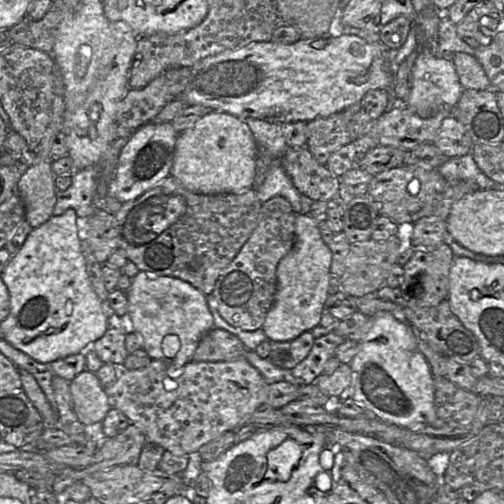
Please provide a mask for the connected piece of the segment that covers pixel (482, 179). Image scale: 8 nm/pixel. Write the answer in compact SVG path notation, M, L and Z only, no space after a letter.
M472 153L449 158L437 168L447 181L471 180L479 189L503 189L501 185L487 177L477 166Z

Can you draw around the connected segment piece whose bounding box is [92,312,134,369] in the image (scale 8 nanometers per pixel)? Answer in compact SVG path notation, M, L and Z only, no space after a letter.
M113 312L108 317L105 334L93 343L92 350L103 363L110 363L121 369L129 355L125 346L125 338L127 333L132 331L134 330L128 322Z

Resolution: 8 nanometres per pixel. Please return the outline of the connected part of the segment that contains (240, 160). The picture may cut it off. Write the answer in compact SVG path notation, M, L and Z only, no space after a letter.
M212 111L179 133L170 174L195 194L239 193L253 188L257 156L248 125L234 115Z

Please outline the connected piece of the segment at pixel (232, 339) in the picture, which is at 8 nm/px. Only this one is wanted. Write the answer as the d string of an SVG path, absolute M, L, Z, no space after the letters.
M214 327L200 340L193 355L196 362L219 362L245 358L247 348L234 334Z

